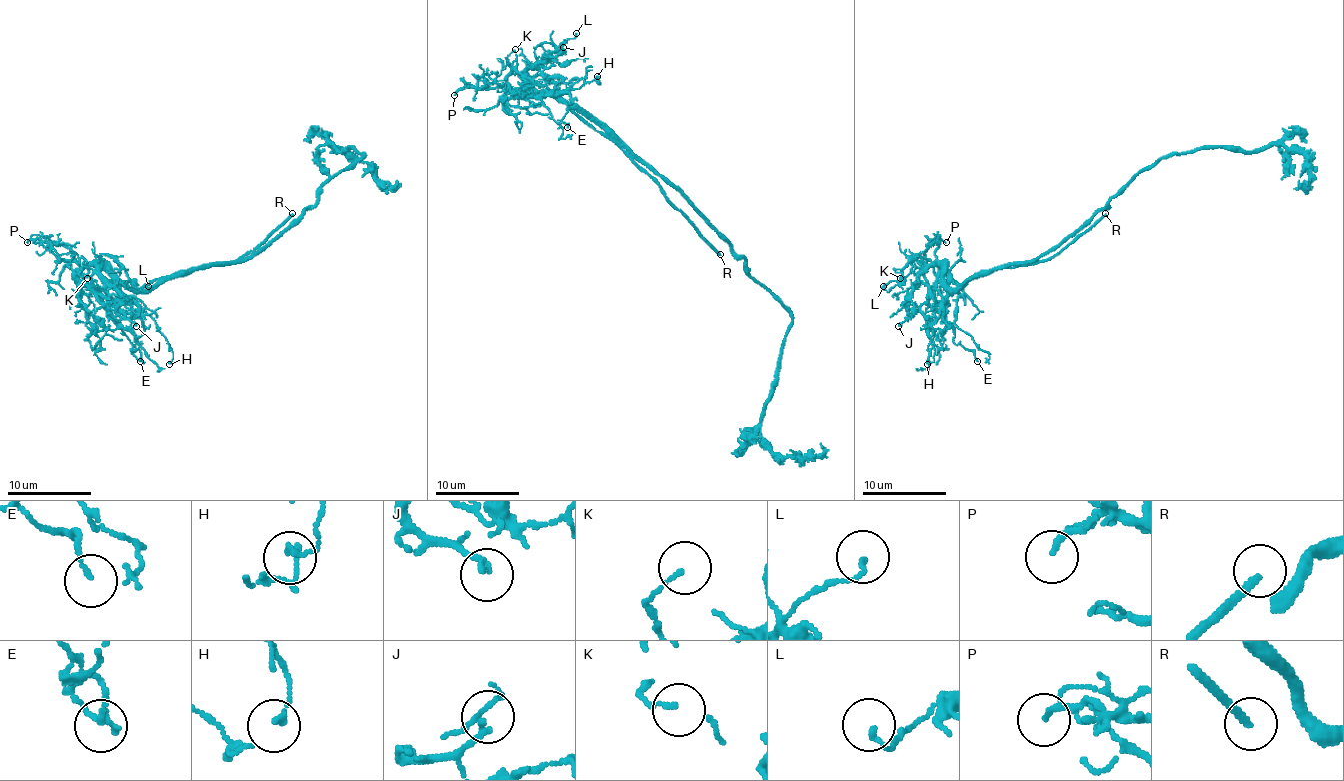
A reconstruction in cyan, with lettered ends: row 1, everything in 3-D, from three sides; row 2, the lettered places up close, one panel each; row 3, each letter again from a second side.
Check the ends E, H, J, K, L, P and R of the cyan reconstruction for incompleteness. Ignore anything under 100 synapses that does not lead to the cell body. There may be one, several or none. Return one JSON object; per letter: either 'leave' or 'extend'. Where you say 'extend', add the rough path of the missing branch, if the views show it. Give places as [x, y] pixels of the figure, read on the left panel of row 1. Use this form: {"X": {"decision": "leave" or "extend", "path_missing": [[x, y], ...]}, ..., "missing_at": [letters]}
{"E": {"decision": "leave"}, "H": {"decision": "leave"}, "J": {"decision": "leave"}, "K": {"decision": "leave"}, "L": {"decision": "leave"}, "P": {"decision": "leave"}, "R": {"decision": "extend", "path_missing": [[292, 213], [311, 171], [318, 175], [305, 150], [299, 113], [282, 102]]}, "missing_at": ["R"]}

